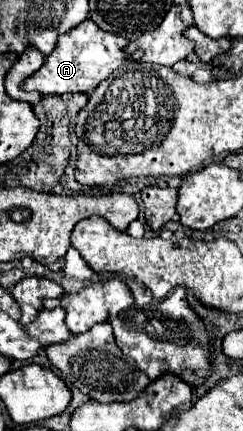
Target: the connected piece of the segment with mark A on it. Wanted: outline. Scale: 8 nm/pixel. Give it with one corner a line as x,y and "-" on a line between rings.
85,19
77,27
59,35
53,53
45,59
43,67
21,83
25,91
37,91
39,95
63,95
63,93
91,93
95,85
105,81
125,61
125,39
101,31
91,19

